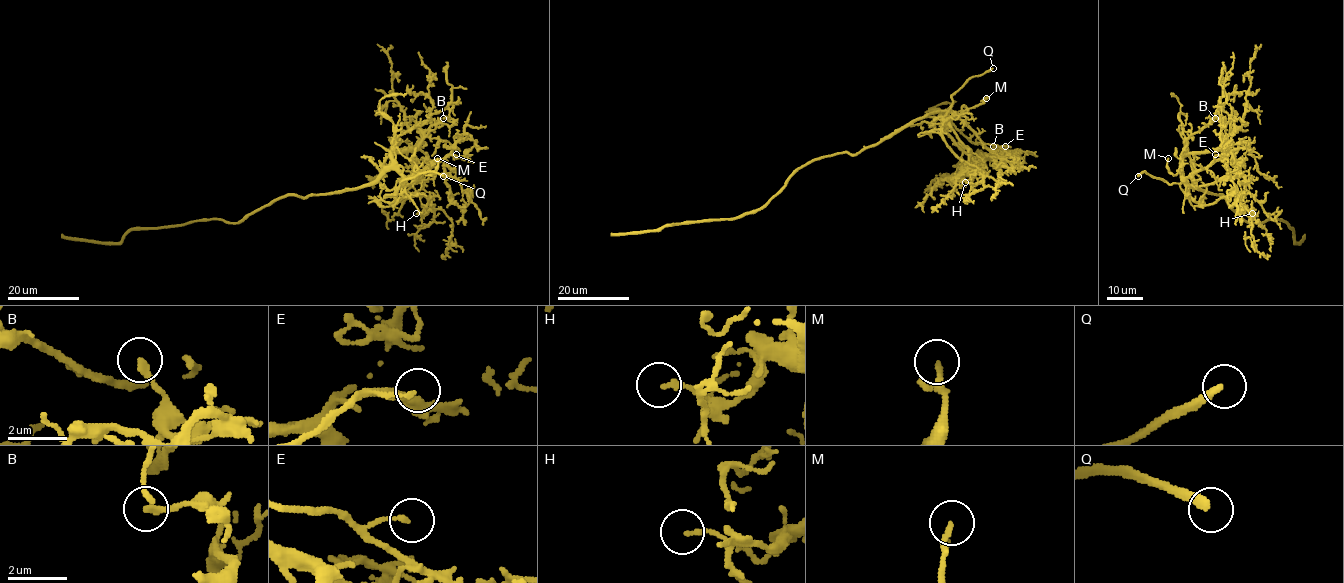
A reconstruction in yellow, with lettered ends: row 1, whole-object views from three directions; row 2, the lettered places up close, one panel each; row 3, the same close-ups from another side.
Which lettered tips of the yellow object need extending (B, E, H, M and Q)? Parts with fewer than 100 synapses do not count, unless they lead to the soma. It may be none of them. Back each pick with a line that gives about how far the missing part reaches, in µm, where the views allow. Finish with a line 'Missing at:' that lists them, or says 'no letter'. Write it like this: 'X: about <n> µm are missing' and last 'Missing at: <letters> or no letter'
Q: about 15 µm are missing
Missing at: Q

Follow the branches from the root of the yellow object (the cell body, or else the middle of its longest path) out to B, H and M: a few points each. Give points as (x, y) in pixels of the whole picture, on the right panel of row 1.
B: (1221, 195), (1193, 187), (1180, 165), (1188, 154), (1221, 147), (1225, 124), (1221, 118), (1215, 118)
H: (1221, 195), (1193, 187), (1180, 169), (1181, 180), (1197, 203), (1214, 203), (1232, 194), (1252, 213)
M: (1221, 195), (1196, 189), (1186, 180), (1180, 159), (1187, 146), (1175, 175), (1169, 170), (1168, 158)

